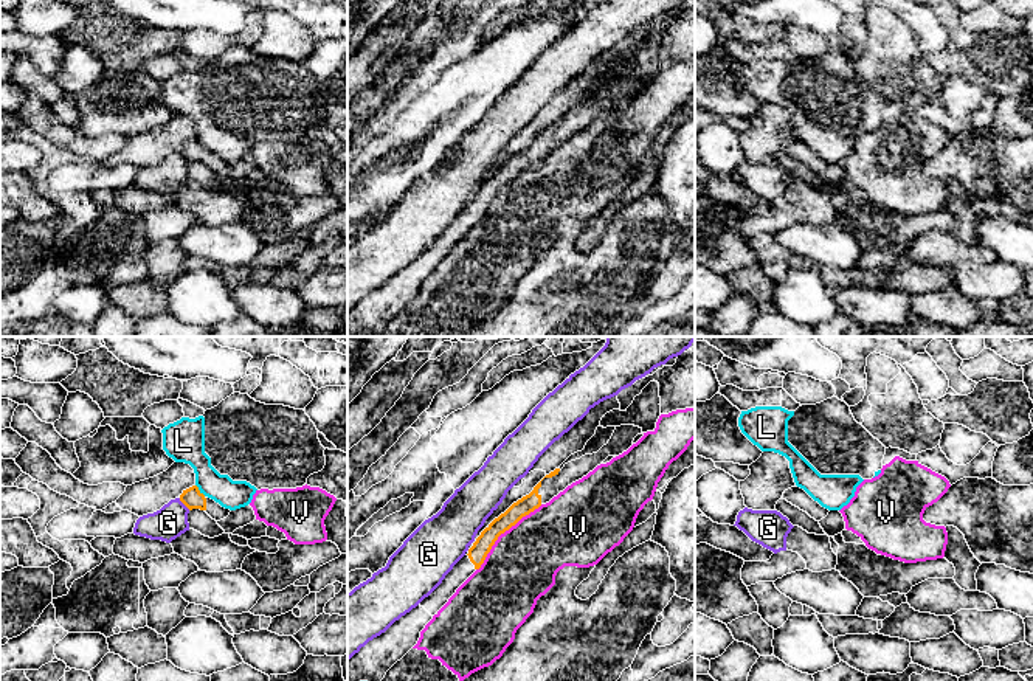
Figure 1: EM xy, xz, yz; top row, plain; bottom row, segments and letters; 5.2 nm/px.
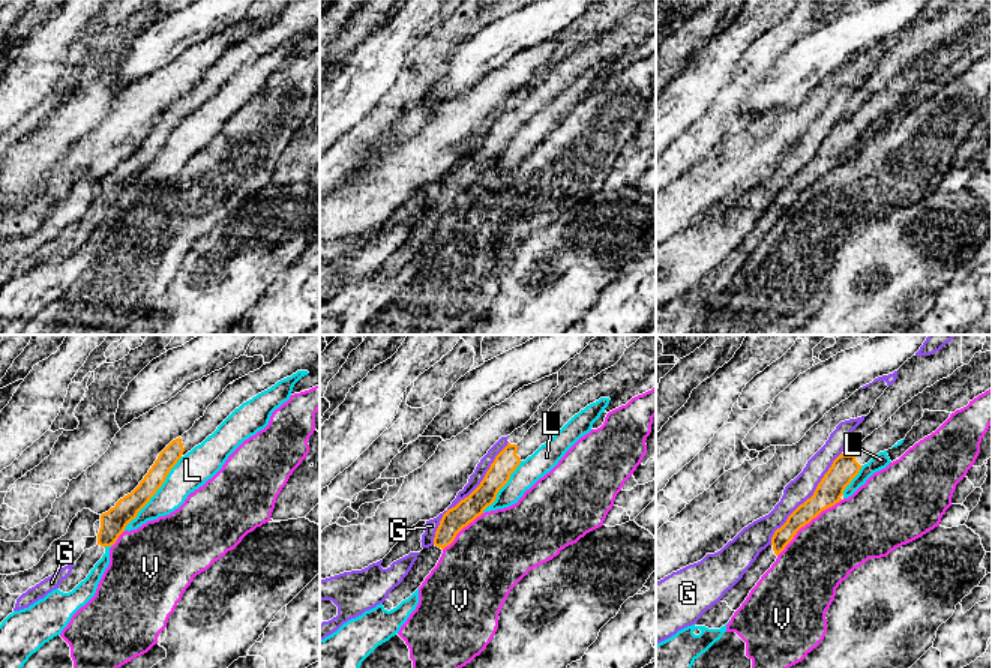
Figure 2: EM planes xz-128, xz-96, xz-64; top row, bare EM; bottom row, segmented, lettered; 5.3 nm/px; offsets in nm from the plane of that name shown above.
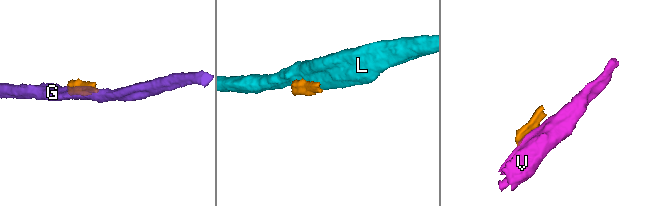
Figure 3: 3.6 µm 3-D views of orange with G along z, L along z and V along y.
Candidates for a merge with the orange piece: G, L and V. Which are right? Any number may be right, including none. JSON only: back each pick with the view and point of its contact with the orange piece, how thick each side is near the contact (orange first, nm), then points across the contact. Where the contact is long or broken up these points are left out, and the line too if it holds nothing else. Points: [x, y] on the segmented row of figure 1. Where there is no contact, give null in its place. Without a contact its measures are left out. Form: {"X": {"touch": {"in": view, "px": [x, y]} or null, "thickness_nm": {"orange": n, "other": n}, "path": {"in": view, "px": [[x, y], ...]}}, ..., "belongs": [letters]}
{"belongs": []}

